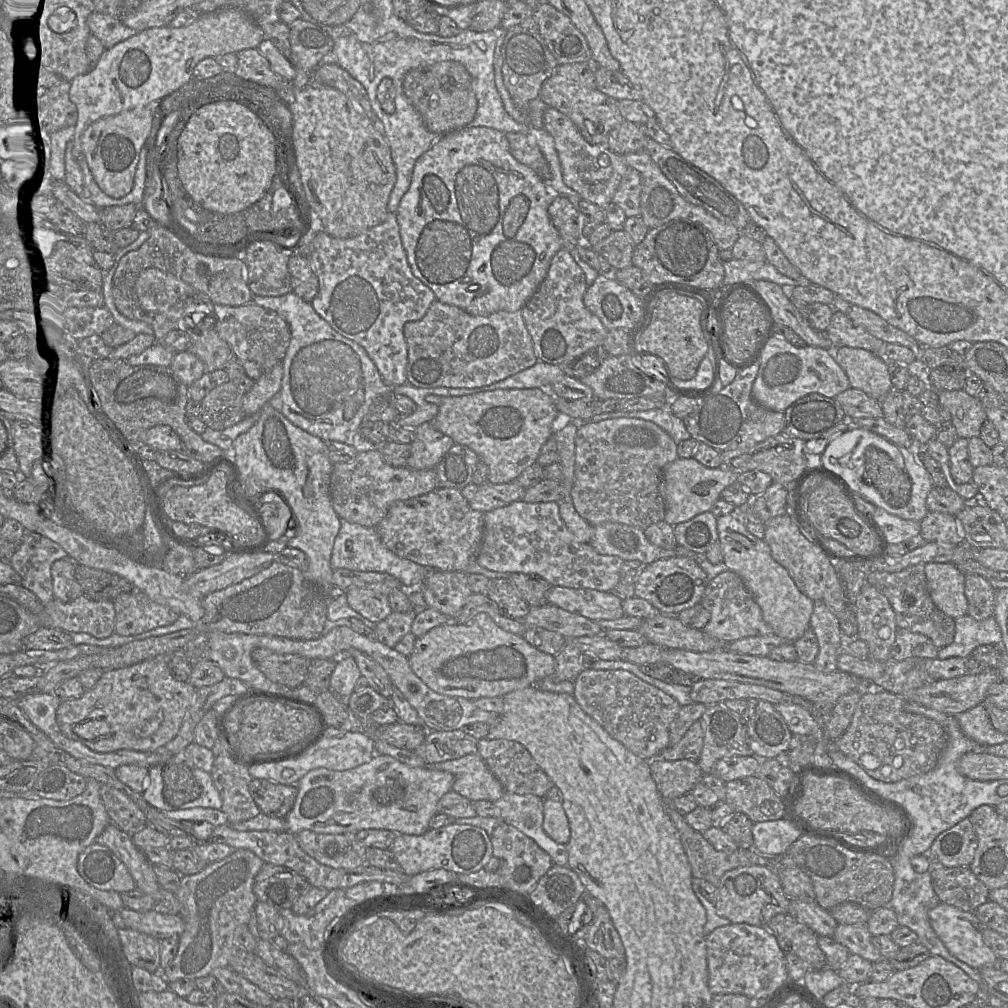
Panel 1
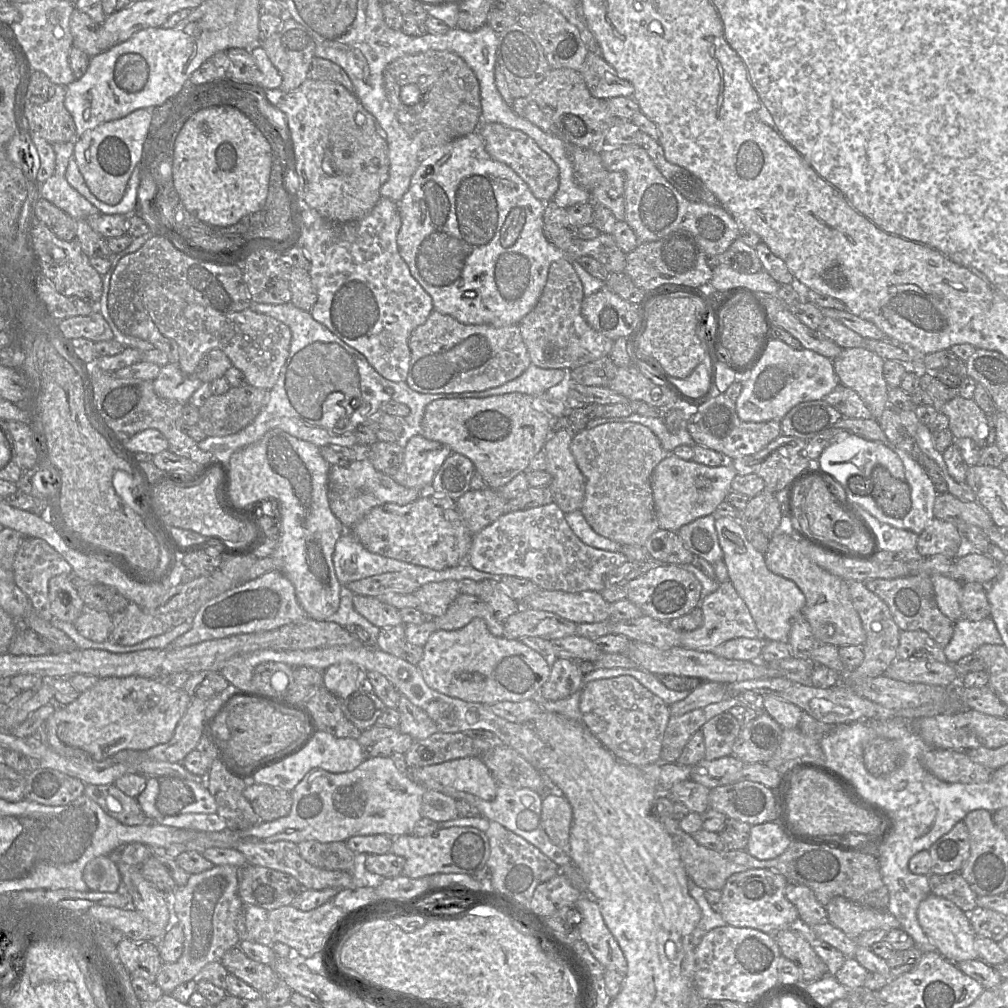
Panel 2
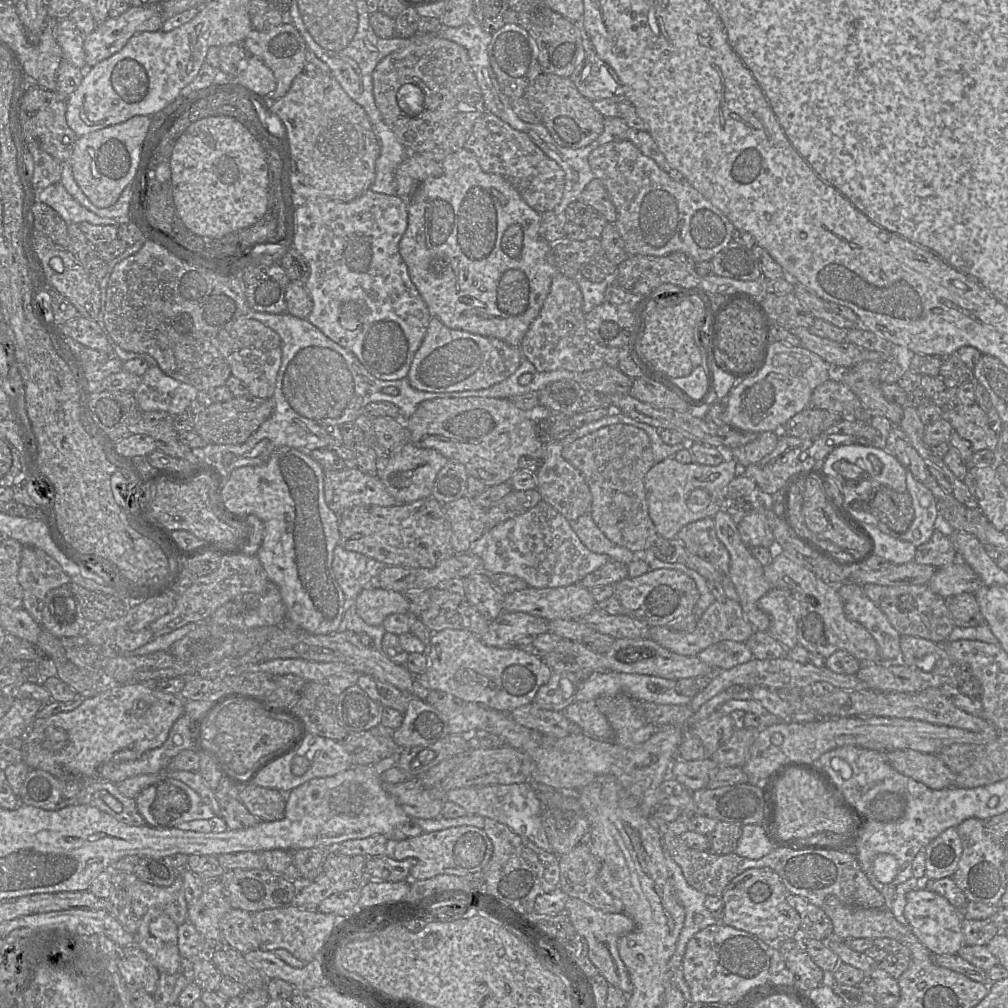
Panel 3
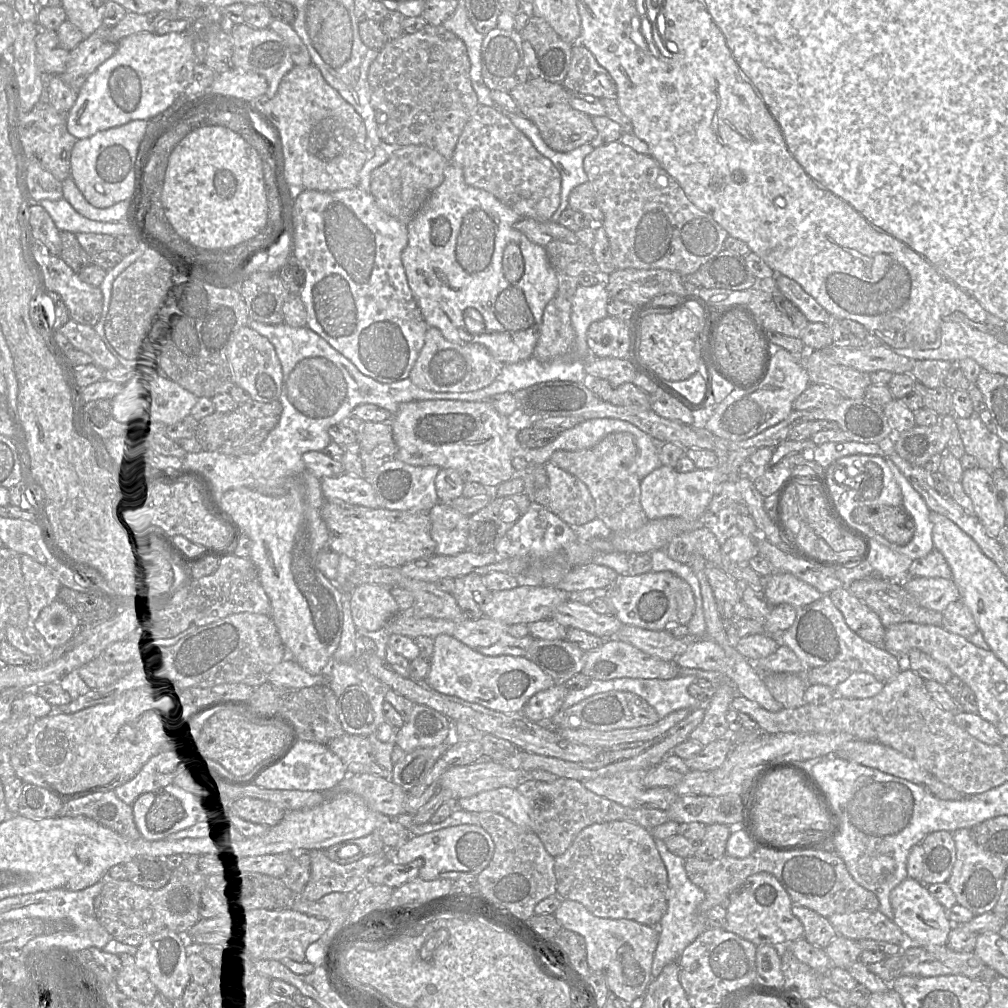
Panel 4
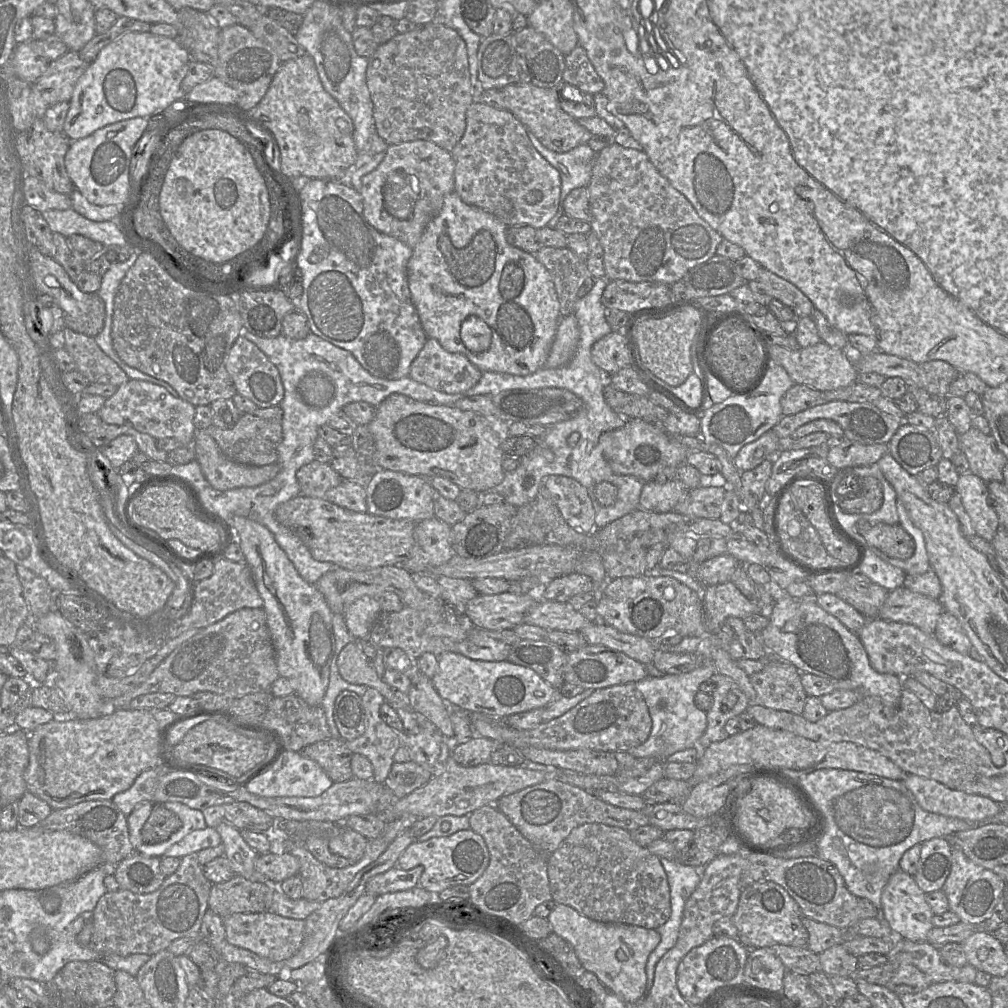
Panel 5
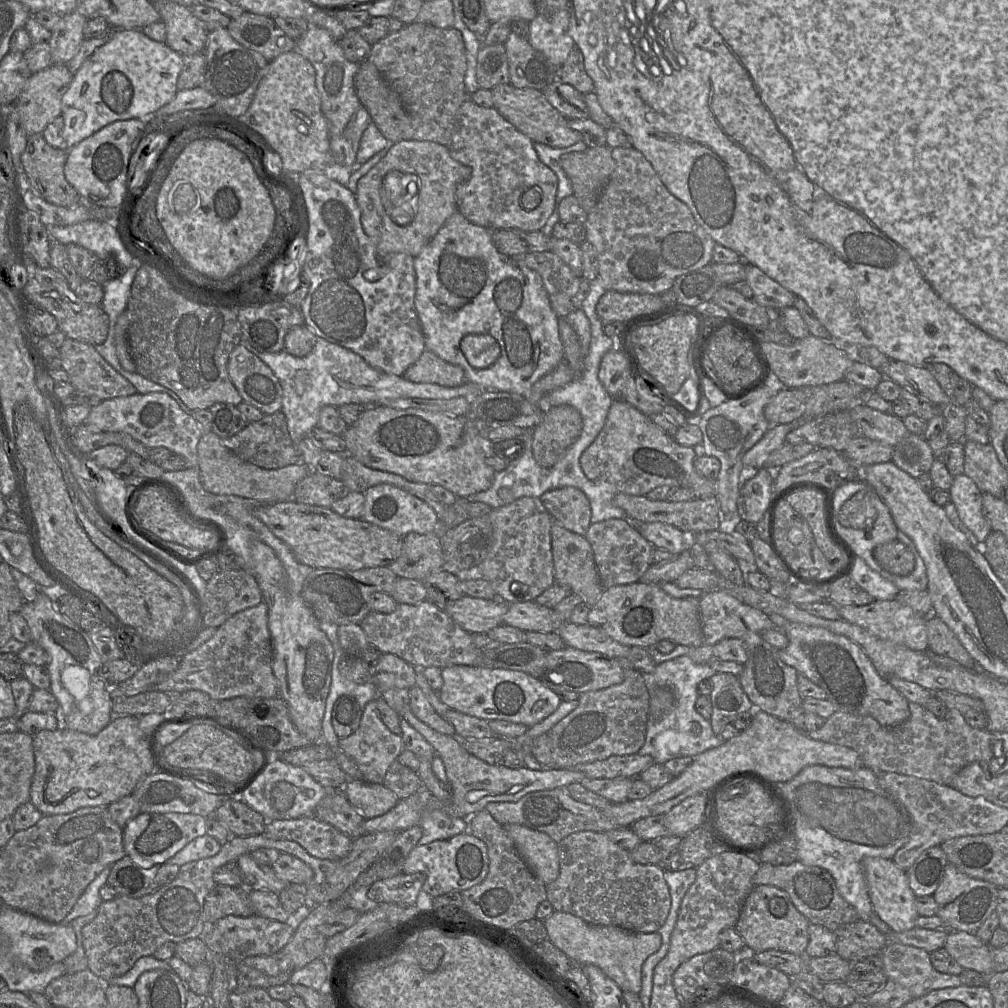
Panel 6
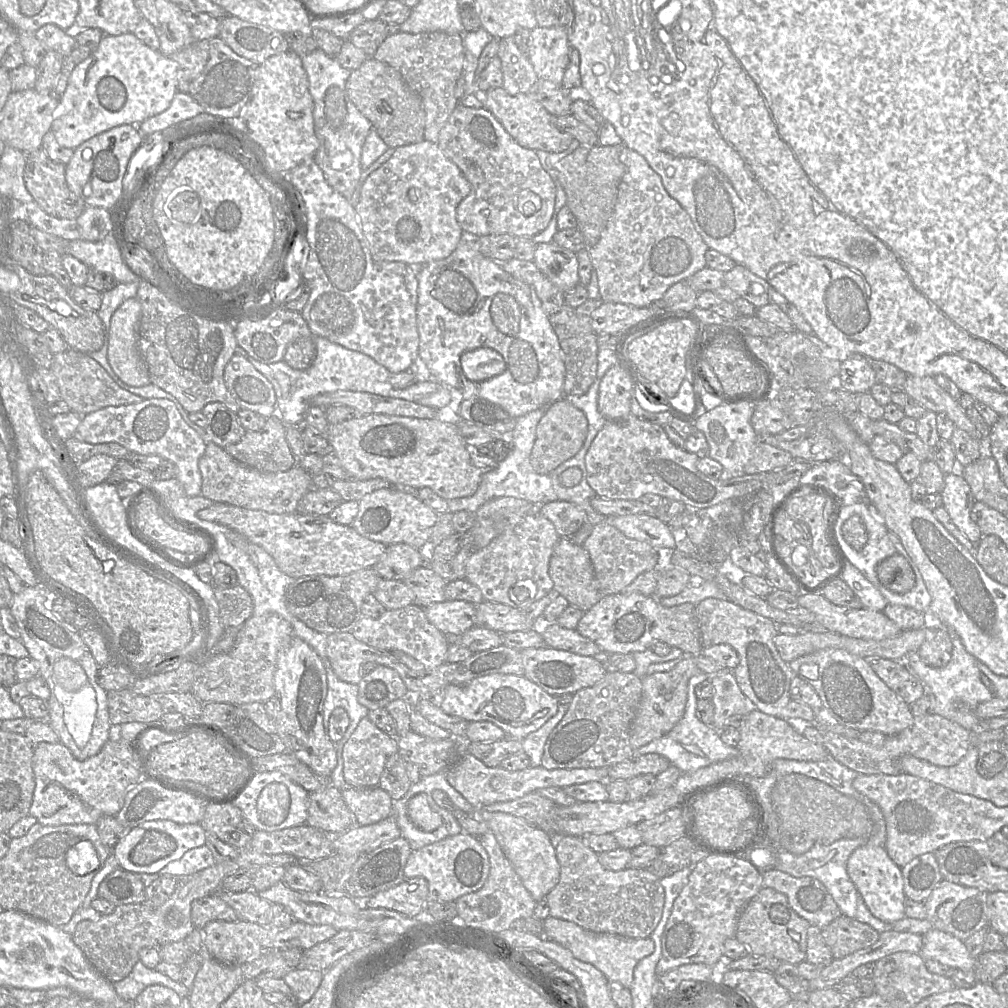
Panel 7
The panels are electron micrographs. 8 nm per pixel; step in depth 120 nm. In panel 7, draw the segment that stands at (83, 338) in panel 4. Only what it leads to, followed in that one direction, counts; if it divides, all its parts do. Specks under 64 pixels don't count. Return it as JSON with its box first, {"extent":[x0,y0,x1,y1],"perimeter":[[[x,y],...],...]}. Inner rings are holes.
{"extent":[49,348,141,415],"perimeter":[[[70,348],[54,354],[49,370],[54,374],[60,390],[61,399],[69,408],[69,412],[86,415],[107,406],[119,406],[140,403],[141,396],[121,388],[108,372],[90,354]]]}

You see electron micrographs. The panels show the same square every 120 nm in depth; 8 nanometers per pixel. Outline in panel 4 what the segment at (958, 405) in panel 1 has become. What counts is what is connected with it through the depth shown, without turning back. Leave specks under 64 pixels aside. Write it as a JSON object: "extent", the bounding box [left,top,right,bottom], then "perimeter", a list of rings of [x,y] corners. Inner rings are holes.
{"extent":[956,411,1003,473],"perimeter":[[[974,411],[968,418],[956,417],[956,425],[966,454],[976,458],[978,468],[992,473],[1001,467],[999,451],[1003,442],[996,433],[988,430],[979,413]]]}

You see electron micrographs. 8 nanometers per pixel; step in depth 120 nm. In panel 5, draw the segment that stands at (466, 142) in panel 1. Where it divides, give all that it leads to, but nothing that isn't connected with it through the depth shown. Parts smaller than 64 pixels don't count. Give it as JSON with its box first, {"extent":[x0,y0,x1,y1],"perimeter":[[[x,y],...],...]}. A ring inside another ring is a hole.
{"extent":[407,191,561,376],"perimeter":[[[453,191],[445,197],[439,213],[427,225],[418,243],[412,249],[412,255],[407,263],[408,288],[420,323],[428,338],[436,339],[448,352],[465,355],[483,373],[501,372],[526,376],[545,365],[561,319],[560,305],[554,282],[546,267],[536,259],[534,254],[510,245],[506,240],[507,228],[508,226],[494,215],[464,203],[458,194]]]}

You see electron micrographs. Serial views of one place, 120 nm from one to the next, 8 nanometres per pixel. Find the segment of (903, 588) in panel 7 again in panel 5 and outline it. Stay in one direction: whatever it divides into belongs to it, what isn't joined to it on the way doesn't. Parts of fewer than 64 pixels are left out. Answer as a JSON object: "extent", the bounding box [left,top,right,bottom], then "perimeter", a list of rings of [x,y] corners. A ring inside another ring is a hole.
{"extent":[858,522,915,560],"perimeter":[[[859,522],[858,528],[867,545],[877,548],[889,557],[906,560],[914,554],[915,542],[899,523],[878,523],[870,526]]]}

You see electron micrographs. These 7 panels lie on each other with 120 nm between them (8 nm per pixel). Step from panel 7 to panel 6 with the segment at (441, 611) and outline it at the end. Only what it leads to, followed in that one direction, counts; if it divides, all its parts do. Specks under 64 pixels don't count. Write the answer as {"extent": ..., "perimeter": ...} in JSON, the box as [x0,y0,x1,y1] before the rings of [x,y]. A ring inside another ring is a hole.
{"extent":[444,596,509,634],"perimeter":[[[462,596],[449,603],[444,611],[461,628],[471,634],[487,634],[503,624],[509,604],[499,599],[486,600]]]}

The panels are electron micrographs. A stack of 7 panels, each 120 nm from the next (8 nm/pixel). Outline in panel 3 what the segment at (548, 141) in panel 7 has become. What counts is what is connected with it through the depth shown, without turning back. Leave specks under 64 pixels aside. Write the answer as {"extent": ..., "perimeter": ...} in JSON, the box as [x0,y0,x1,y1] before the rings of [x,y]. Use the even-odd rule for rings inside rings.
{"extent":[523,74,604,148],"perimeter":[[[555,74],[539,75],[525,90],[523,98],[555,142],[567,148],[581,148],[595,142],[602,133],[604,116],[583,96],[572,80]]]}

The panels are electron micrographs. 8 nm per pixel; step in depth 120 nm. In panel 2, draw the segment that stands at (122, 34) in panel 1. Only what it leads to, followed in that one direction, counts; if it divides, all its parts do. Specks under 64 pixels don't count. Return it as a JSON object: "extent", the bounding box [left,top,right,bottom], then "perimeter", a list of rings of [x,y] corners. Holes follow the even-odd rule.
{"extent":[69,9,101,58],"perimeter":[[[74,9],[69,21],[73,37],[73,47],[85,52],[90,58],[100,53],[98,47],[101,24],[96,23],[88,14]]]}

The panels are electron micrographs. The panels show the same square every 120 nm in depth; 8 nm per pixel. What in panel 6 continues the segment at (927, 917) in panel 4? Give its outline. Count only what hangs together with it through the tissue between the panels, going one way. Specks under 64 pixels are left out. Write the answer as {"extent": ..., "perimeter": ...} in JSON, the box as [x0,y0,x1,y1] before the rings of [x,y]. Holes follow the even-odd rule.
{"extent":[863,857,919,933],"perimeter":[[[880,857],[865,858],[863,868],[869,898],[875,914],[890,927],[892,933],[900,933],[915,928],[919,915],[915,908],[916,896],[910,888],[906,871],[898,868],[893,859]]]}

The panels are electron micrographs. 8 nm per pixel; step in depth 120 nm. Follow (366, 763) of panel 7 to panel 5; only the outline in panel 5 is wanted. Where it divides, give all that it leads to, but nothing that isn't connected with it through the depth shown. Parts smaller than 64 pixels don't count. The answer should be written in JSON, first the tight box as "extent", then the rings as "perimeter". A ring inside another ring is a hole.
{"extent":[346,687,401,784],"perimeter":[[[368,687],[362,697],[366,714],[366,730],[358,738],[346,741],[354,753],[365,756],[373,766],[373,780],[384,784],[392,764],[394,754],[401,746],[401,734],[388,726],[380,716],[384,697],[376,689]]]}

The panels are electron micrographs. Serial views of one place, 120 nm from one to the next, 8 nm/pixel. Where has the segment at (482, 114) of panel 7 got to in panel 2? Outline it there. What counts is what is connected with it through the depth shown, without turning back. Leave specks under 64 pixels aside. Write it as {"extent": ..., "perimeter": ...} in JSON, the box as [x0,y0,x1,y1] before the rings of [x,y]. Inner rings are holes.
{"extent":[477,123,559,203],"perimeter":[[[481,123],[477,132],[483,138],[488,154],[512,168],[524,180],[537,199],[545,203],[553,201],[559,186],[559,168],[531,137],[520,130],[500,123]]]}

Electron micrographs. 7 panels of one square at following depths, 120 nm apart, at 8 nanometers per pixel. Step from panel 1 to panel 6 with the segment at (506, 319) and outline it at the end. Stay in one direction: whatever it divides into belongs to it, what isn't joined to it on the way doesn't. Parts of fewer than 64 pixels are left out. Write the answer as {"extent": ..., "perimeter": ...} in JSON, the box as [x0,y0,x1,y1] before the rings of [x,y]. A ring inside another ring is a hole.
{"extent":[402,349,466,387],"perimeter":[[[426,349],[402,376],[414,383],[434,383],[444,387],[457,387],[466,382],[462,367],[448,363]]]}

